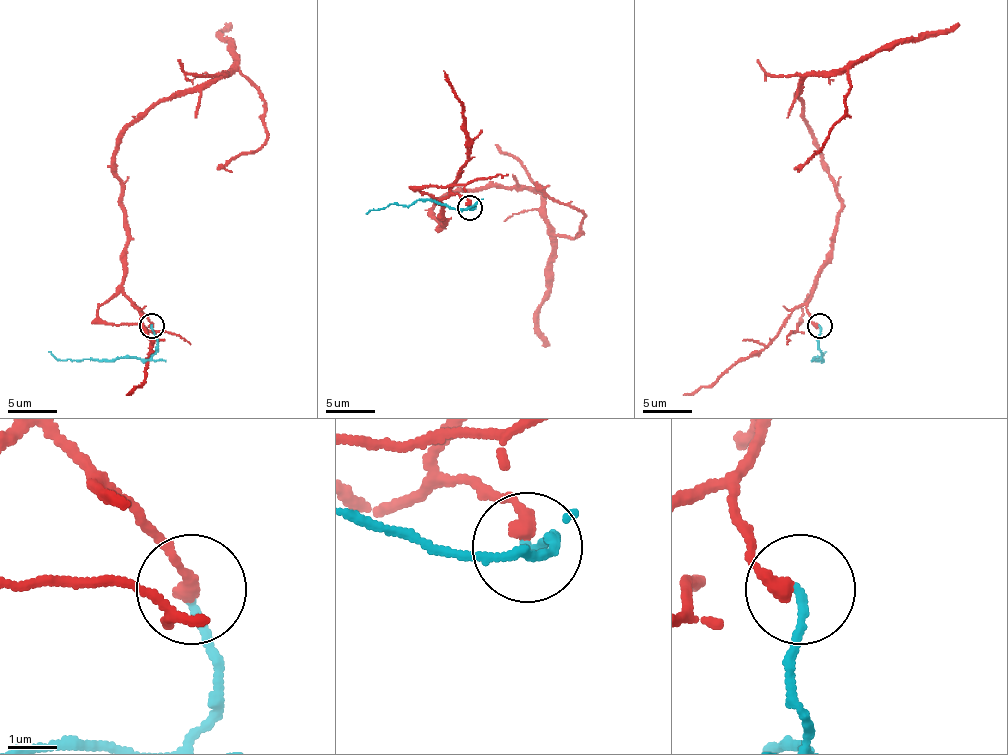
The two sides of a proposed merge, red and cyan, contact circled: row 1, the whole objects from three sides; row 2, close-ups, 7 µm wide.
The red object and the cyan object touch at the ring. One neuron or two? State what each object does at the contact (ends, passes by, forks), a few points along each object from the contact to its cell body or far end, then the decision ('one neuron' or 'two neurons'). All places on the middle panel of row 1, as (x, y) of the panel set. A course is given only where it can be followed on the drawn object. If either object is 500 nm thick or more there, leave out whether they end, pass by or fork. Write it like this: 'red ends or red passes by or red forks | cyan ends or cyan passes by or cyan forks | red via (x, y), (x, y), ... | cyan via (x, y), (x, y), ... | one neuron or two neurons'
red ends | cyan ends | red via (469, 205), (432, 215), (528, 186), (555, 230), (582, 233), (535, 181) | cyan via (469, 208), (474, 205), (464, 208), (414, 200), (365, 213) | one neuron

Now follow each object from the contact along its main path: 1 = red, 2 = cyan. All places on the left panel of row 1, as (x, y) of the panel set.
1: (151, 325), (124, 293), (117, 143), (161, 101), (237, 71), (264, 103), (267, 140), (218, 170)
2: (151, 325), (156, 350), (146, 359), (55, 359), (48, 352)

